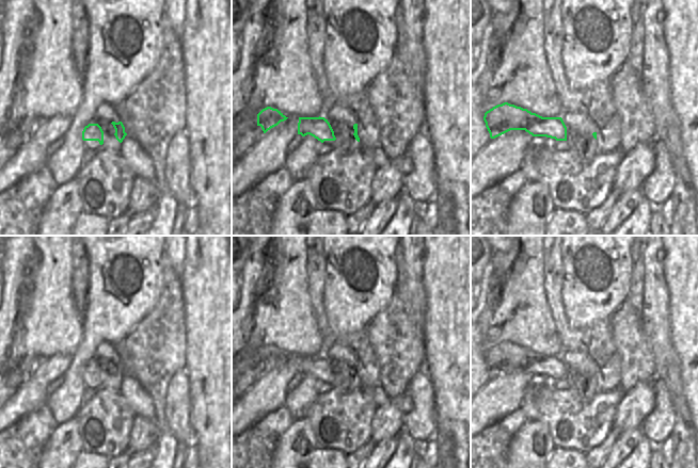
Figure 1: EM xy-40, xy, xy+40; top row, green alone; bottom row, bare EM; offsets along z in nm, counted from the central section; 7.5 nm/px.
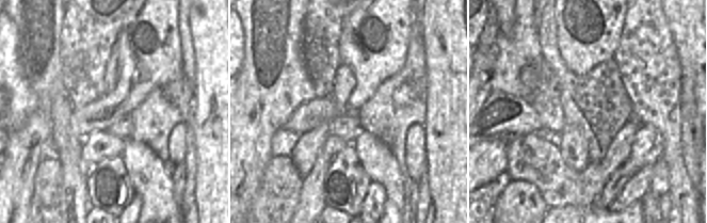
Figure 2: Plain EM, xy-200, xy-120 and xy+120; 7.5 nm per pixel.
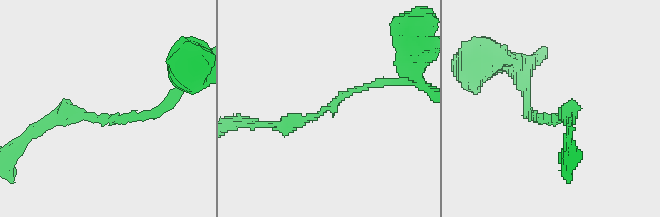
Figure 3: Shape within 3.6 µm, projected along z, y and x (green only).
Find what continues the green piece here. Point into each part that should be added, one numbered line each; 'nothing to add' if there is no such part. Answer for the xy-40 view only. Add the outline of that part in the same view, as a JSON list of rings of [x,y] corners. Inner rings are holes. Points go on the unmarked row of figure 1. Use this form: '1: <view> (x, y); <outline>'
nothing to add

